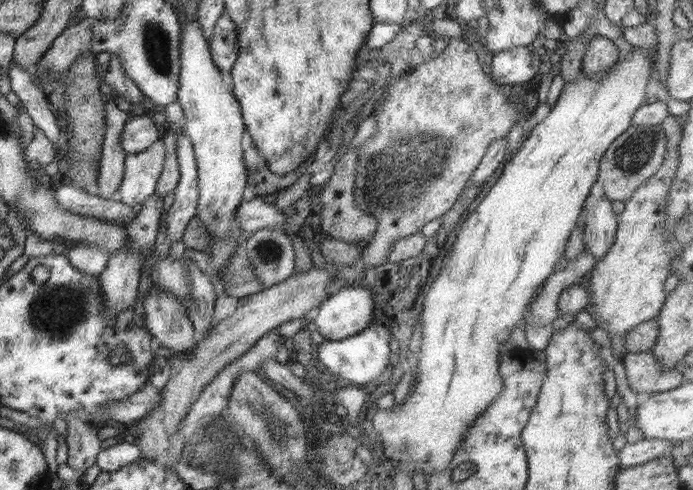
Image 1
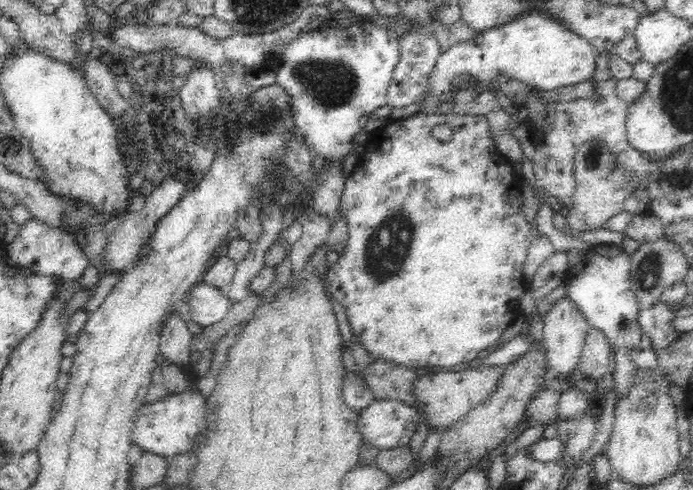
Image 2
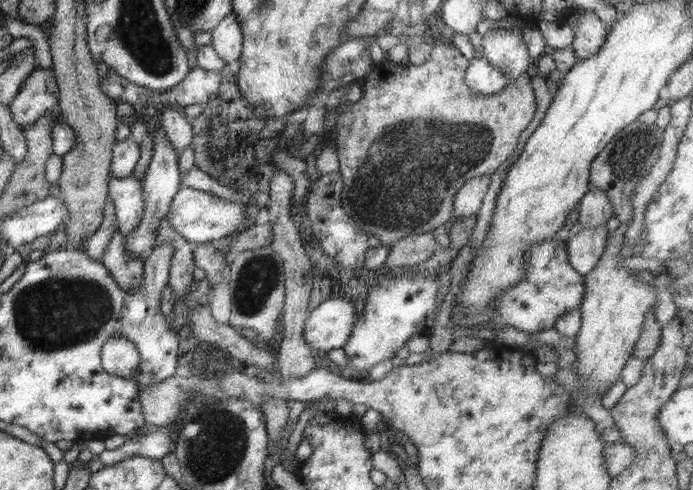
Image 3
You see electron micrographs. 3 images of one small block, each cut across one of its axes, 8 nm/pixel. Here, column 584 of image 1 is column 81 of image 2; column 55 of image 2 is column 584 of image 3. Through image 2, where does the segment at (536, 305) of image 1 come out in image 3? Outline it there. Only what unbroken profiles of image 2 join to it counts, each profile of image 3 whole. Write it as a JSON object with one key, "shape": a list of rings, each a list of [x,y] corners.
{"shape":[[[605,224],[589,230],[582,228],[566,241],[568,261],[580,275],[589,274],[598,265],[600,255],[605,250],[607,232]]]}

